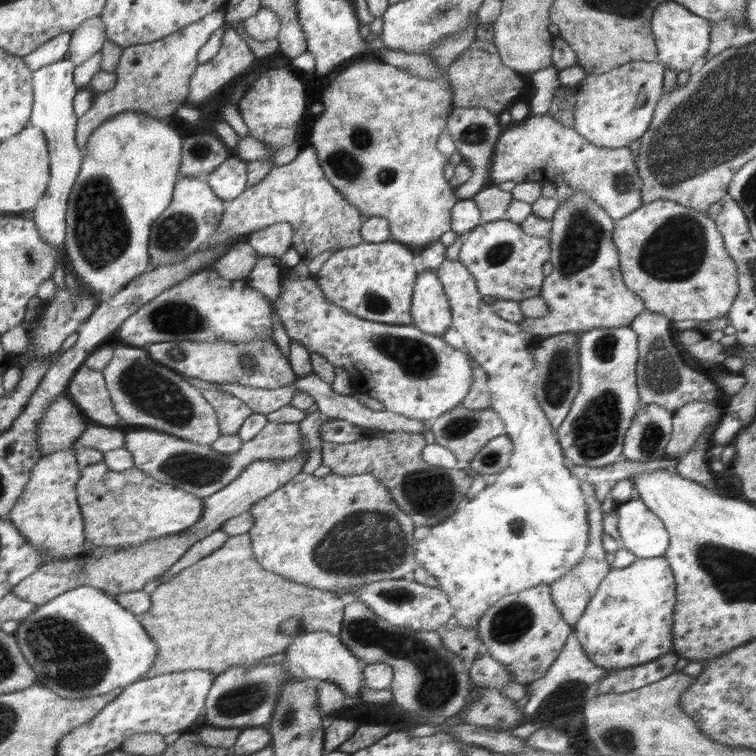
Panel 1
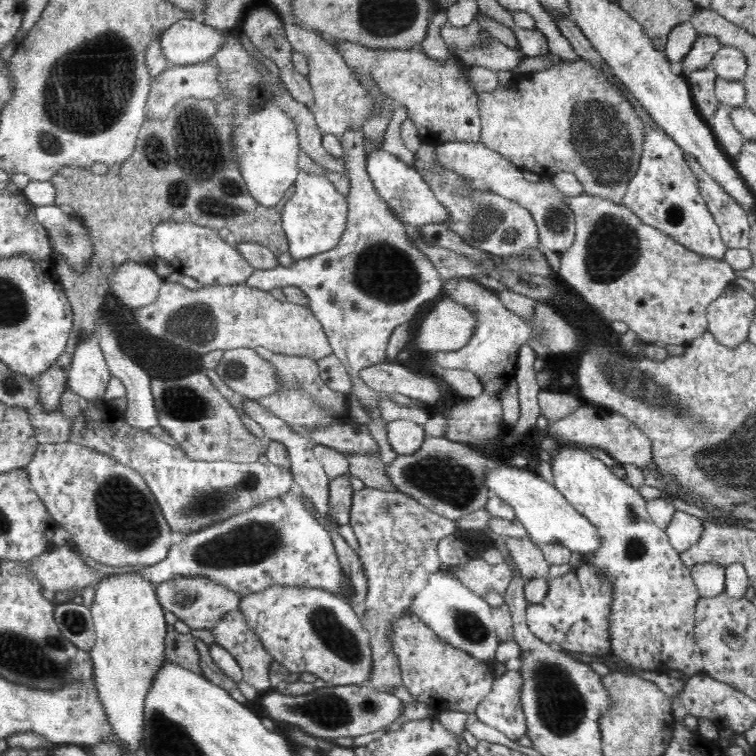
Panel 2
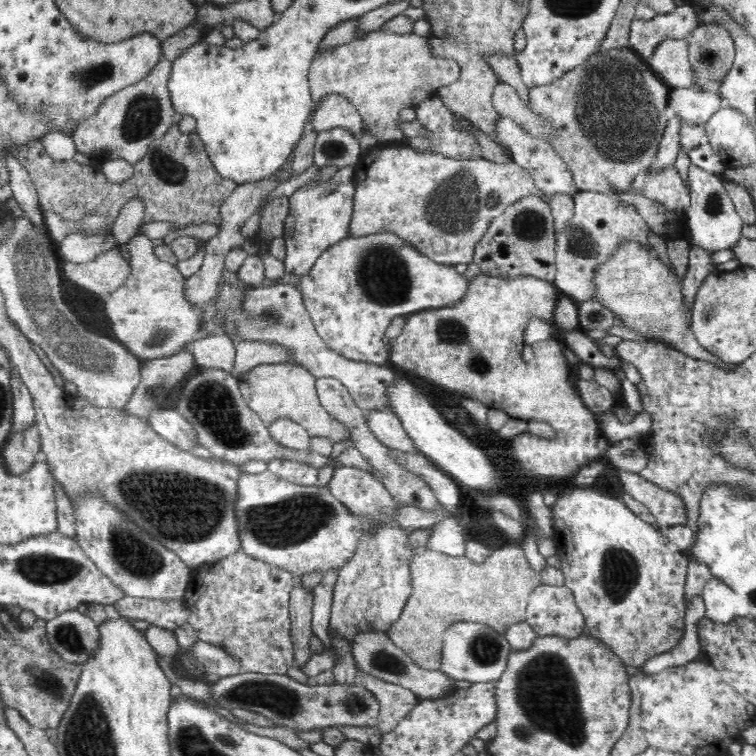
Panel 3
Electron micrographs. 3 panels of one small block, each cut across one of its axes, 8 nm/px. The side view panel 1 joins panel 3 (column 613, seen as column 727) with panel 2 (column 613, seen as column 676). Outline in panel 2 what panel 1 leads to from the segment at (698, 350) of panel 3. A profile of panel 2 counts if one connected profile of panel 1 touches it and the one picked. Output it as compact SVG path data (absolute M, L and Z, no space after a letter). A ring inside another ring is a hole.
M583 193L576 197L566 197L565 203L574 213L576 220L576 236L572 246L560 256L560 267L556 278L563 283L563 286L581 297L581 300L589 304L591 310L595 310L605 322L615 320L626 322L628 328L637 334L637 338L640 342L647 344L662 342L662 344L687 345L691 340L698 338L698 336L707 331L708 321L706 313L708 305L715 298L718 298L718 295L722 294L728 285L732 285L737 277L736 274L734 274L733 268L726 261L723 259L710 258L703 254L699 255L697 252L682 246L665 232L642 222L637 214L634 214L632 210L621 202L616 203Z

